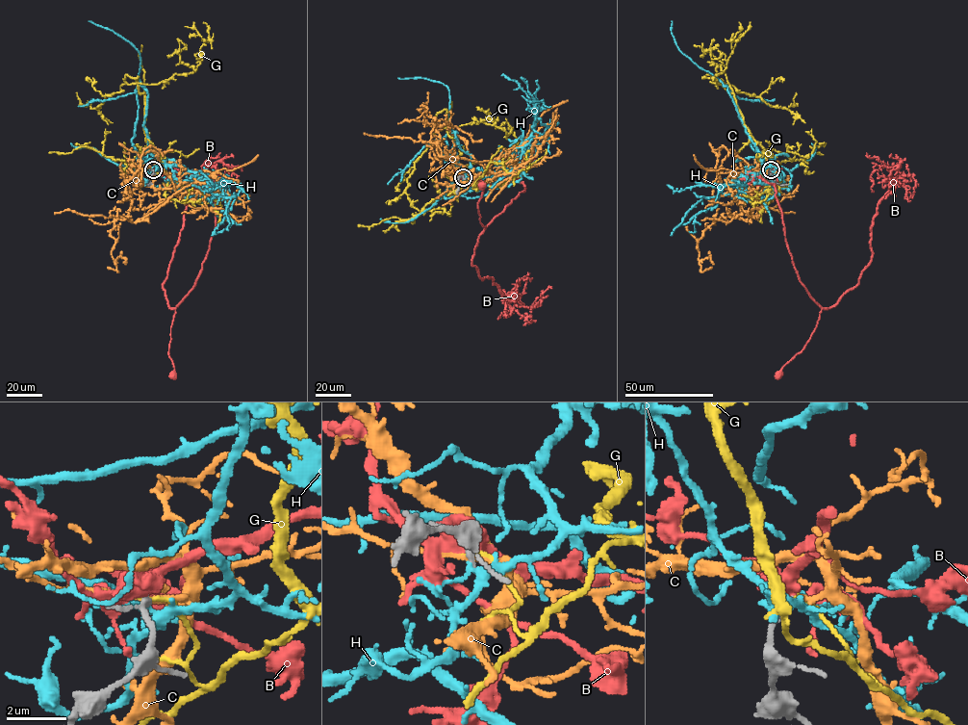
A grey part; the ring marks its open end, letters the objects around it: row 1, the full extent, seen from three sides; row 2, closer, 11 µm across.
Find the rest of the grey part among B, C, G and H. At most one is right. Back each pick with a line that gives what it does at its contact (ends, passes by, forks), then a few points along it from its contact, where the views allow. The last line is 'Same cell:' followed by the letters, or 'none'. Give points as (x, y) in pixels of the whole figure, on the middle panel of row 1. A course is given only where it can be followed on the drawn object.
Same cell: none

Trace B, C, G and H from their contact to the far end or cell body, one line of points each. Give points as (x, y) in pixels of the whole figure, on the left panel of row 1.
B: (153, 169), (169, 165), (194, 173), (209, 187), (216, 210), (203, 268), (175, 308), (168, 352), (173, 375)
C: (153, 169), (153, 186), (164, 203), (146, 220), (131, 221), (126, 181), (140, 168), (142, 151), (172, 149)
G: (153, 169), (163, 170), (162, 161), (147, 148), (138, 83), (156, 85), (193, 71), (205, 41), (185, 27)
H: (153, 169), (159, 159), (147, 151), (139, 52), (89, 21)

